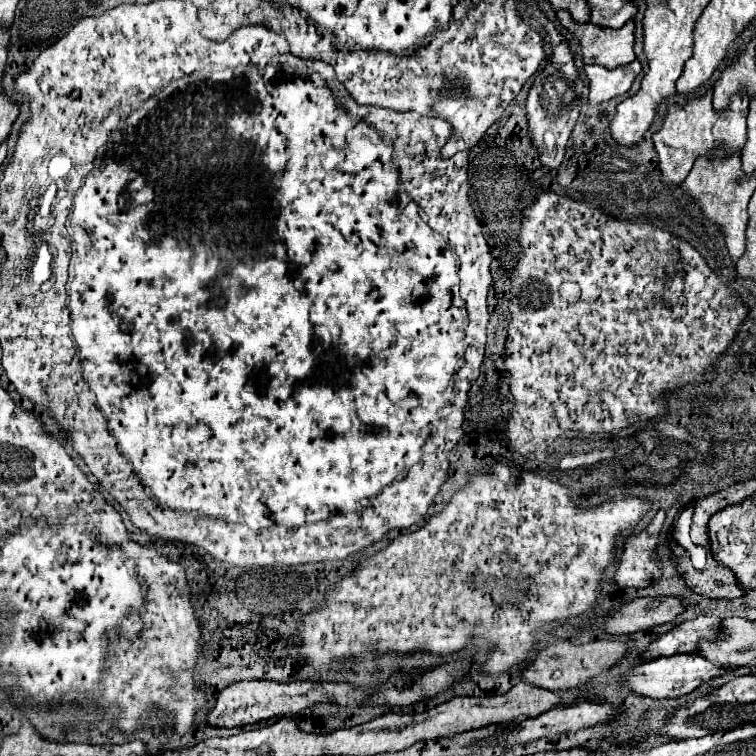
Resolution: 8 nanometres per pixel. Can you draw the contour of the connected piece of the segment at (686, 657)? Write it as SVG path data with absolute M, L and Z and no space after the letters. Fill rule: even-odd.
M675 654L675 656L661 656L655 660L649 660L643 666L629 670L625 674L625 680L627 680L629 688L637 694L643 694L649 698L679 698L679 696L689 694L695 688L699 688L703 680L723 676L725 672L733 672L733 668L731 666L719 668L713 662L709 662L707 658L703 658L701 654Z

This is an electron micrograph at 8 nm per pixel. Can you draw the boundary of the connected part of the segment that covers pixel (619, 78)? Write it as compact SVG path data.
M639 60L619 66L615 70L605 70L603 66L585 66L585 76L589 78L589 102L599 104L623 96L631 88L639 72Z

